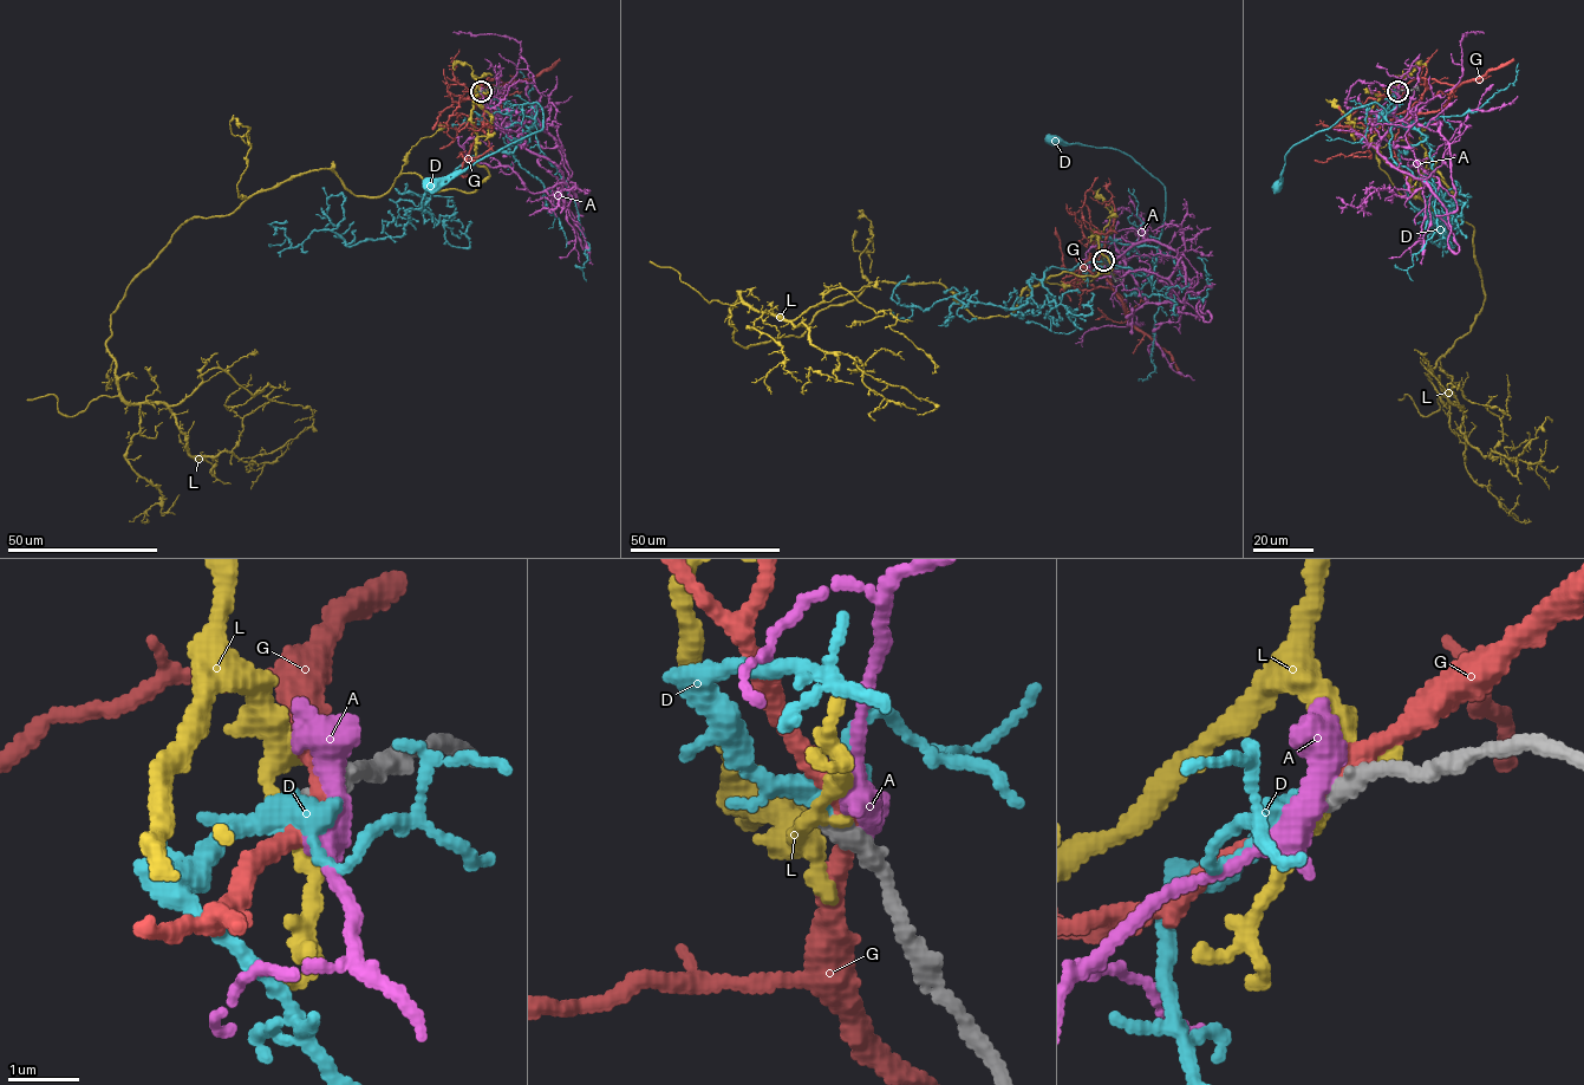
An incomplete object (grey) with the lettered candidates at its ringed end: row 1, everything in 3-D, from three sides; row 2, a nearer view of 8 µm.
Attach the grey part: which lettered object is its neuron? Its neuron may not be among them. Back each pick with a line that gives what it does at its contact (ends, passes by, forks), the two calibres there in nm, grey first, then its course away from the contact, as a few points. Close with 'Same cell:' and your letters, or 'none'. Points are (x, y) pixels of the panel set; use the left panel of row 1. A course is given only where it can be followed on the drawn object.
D: it forks; calibres 320 and 280 nm; course (481, 91), (476, 96), (486, 104), (533, 118), (538, 102), (541, 108), (543, 128), (441, 177), (432, 186)
Same cell: D

